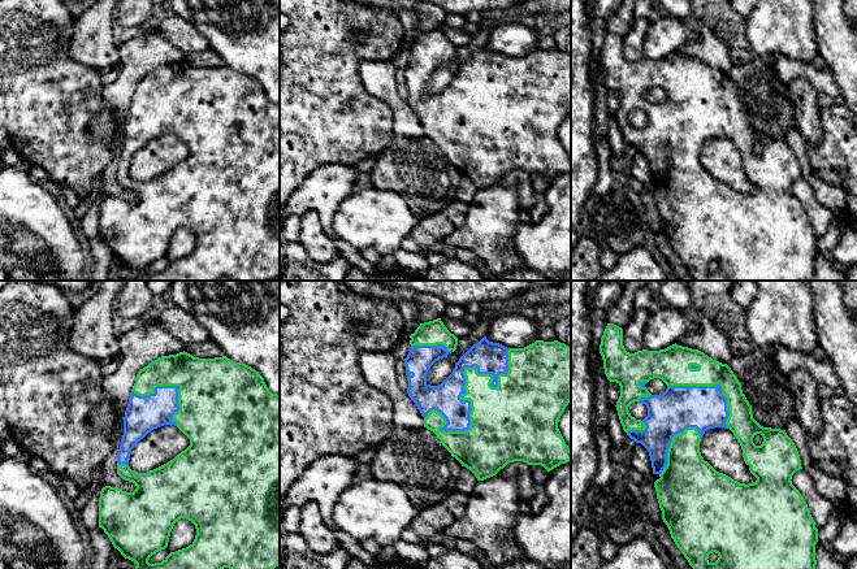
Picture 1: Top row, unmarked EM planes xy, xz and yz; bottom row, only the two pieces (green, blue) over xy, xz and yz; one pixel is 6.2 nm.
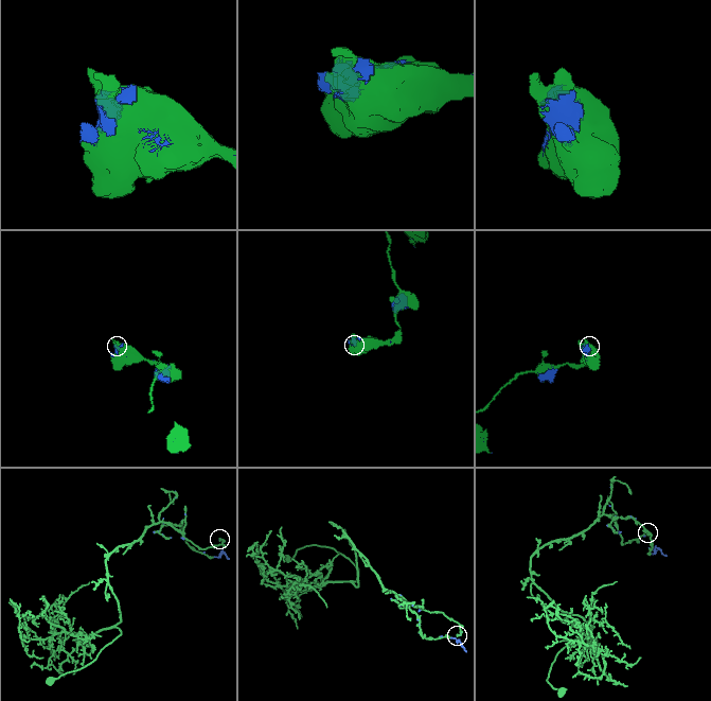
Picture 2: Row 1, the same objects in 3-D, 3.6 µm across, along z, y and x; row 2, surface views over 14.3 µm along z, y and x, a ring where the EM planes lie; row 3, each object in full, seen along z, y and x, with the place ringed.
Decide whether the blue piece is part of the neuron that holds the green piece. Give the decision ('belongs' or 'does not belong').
belongs

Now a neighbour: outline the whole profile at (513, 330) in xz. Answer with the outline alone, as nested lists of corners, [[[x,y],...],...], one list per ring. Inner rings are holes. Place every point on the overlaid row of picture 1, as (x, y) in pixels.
[[[512,310],[492,321],[486,339],[507,348],[524,348],[537,340],[537,327],[531,318]]]

